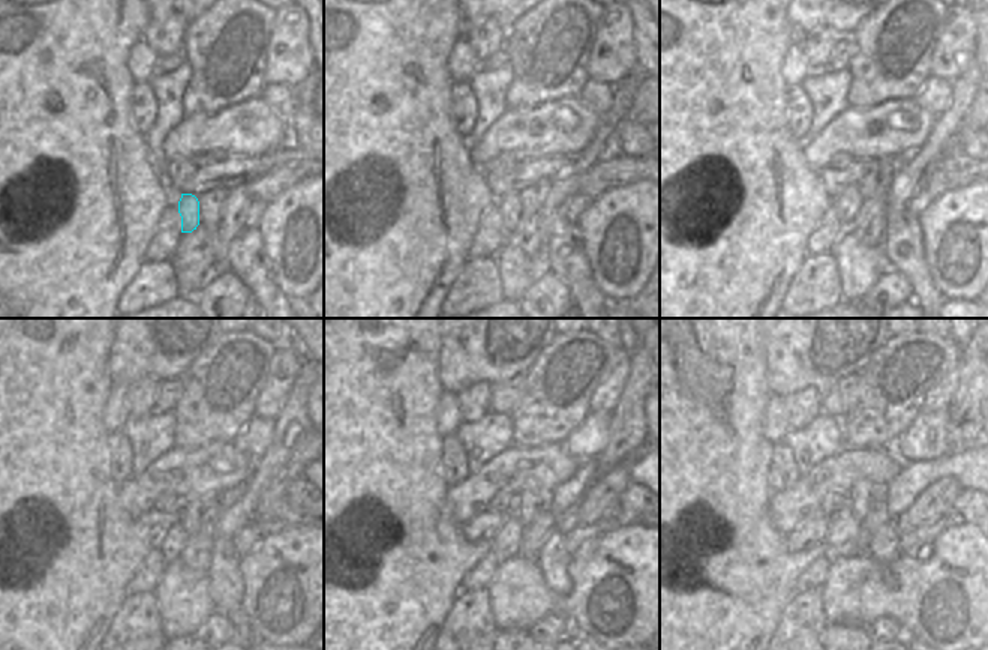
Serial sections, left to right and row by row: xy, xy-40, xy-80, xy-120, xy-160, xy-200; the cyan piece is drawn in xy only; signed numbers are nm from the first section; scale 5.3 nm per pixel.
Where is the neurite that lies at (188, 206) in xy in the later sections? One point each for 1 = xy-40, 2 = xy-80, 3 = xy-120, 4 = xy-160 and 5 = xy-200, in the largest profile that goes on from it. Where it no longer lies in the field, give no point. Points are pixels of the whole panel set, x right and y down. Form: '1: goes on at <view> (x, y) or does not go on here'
1: goes on at xy-40 (510, 206)
2: goes on at xy-80 (846, 206)
3: goes on at xy-120 (173, 544)
4: goes on at xy-160 (505, 544)
5: goes on at xy-200 (843, 535)

